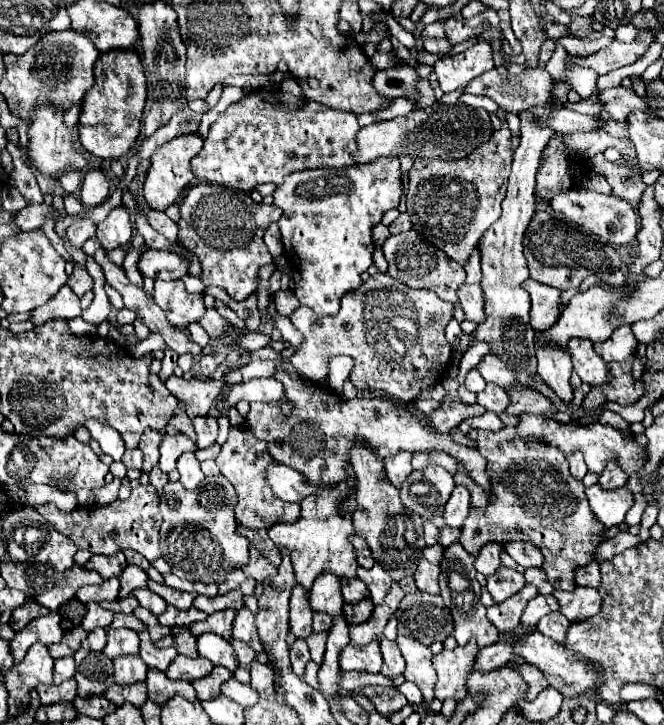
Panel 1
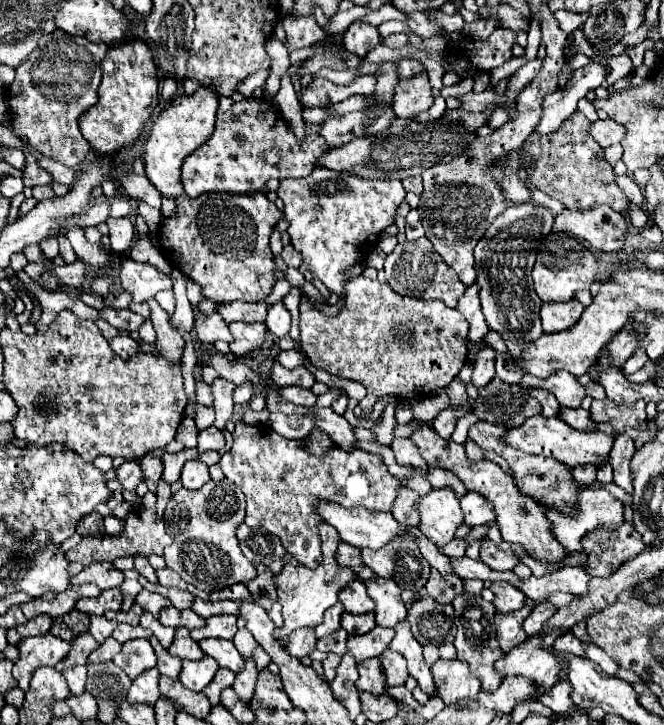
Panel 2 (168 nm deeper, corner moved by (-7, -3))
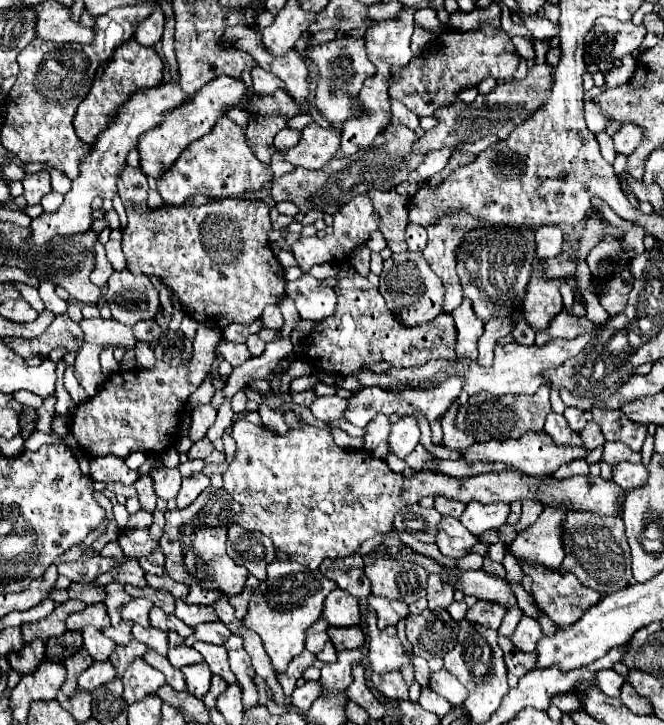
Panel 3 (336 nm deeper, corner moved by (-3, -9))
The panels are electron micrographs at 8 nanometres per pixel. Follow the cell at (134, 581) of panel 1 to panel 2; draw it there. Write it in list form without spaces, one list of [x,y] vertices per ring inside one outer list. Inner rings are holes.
[[[129,569],[125,571],[125,581],[121,585],[121,593],[123,593],[123,605],[121,605],[121,611],[129,611],[137,593],[141,591],[141,583],[139,583],[139,573],[135,569]]]

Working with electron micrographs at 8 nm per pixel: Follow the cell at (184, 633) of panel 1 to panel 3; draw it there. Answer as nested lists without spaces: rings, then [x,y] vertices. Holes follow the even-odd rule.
[[[169,631],[169,661],[175,669],[181,669],[185,665],[193,665],[193,663],[201,663],[203,657],[199,655],[199,651],[195,651],[193,647],[185,645],[185,639],[179,637],[175,631]]]

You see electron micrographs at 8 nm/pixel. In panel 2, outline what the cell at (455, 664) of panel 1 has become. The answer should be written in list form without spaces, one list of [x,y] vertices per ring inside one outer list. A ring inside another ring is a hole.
[[[439,659],[433,665],[437,695],[445,705],[455,705],[461,699],[475,697],[481,691],[481,681],[471,673],[469,665],[459,659]]]

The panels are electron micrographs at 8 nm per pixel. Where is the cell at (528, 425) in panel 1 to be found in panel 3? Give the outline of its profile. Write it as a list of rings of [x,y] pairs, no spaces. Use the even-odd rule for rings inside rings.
[[[539,431],[539,435],[527,433],[521,439],[507,439],[507,441],[495,441],[493,439],[489,443],[475,443],[461,455],[461,459],[465,459],[467,463],[477,463],[477,461],[505,463],[505,465],[519,469],[525,475],[535,475],[535,477],[551,475],[561,465],[565,465],[573,459],[585,459],[585,457],[587,457],[587,451],[583,447],[555,447],[555,443],[551,443],[551,437],[545,431]]]

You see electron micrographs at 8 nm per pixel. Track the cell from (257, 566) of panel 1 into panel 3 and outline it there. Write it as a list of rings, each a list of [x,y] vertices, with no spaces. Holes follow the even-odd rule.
[[[245,587],[239,595],[235,595],[235,597],[231,597],[229,599],[229,603],[233,605],[233,609],[235,609],[235,617],[237,619],[241,619],[243,615],[247,615],[247,605],[249,605],[249,595],[253,593],[253,589],[251,587]]]

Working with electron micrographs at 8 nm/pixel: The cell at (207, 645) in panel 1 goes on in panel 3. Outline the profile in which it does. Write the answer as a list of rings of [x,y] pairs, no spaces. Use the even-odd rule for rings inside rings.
[[[197,641],[193,643],[193,649],[197,649],[203,659],[207,661],[209,669],[223,677],[227,685],[233,685],[235,683],[235,675],[231,675],[231,669],[229,669],[229,657],[227,657],[227,649],[221,647],[221,645],[211,645],[211,643],[203,643],[203,641]]]

